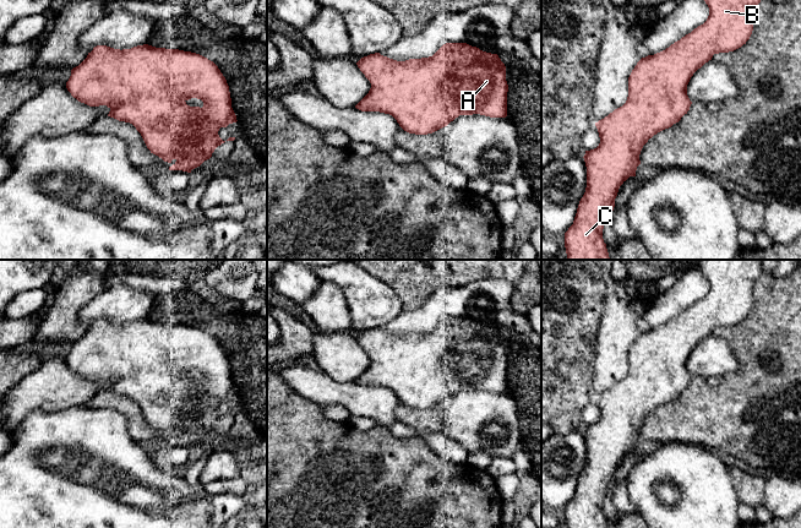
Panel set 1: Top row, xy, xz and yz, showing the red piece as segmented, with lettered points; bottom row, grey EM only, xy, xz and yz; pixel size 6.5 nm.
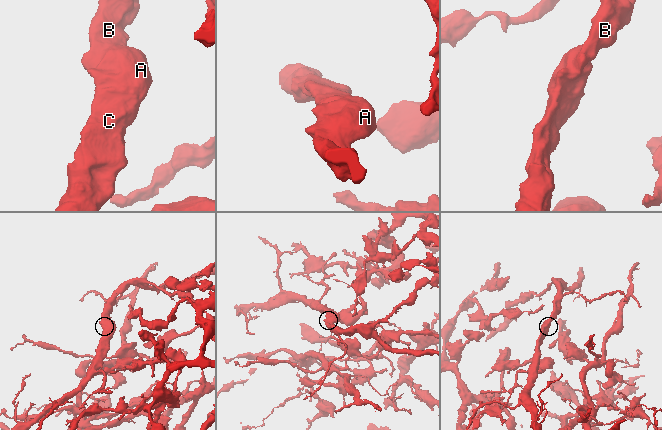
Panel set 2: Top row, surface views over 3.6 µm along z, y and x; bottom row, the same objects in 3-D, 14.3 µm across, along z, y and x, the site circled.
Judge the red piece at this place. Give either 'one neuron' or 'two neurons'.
one neuron

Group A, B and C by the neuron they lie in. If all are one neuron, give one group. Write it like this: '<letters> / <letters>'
A B C

